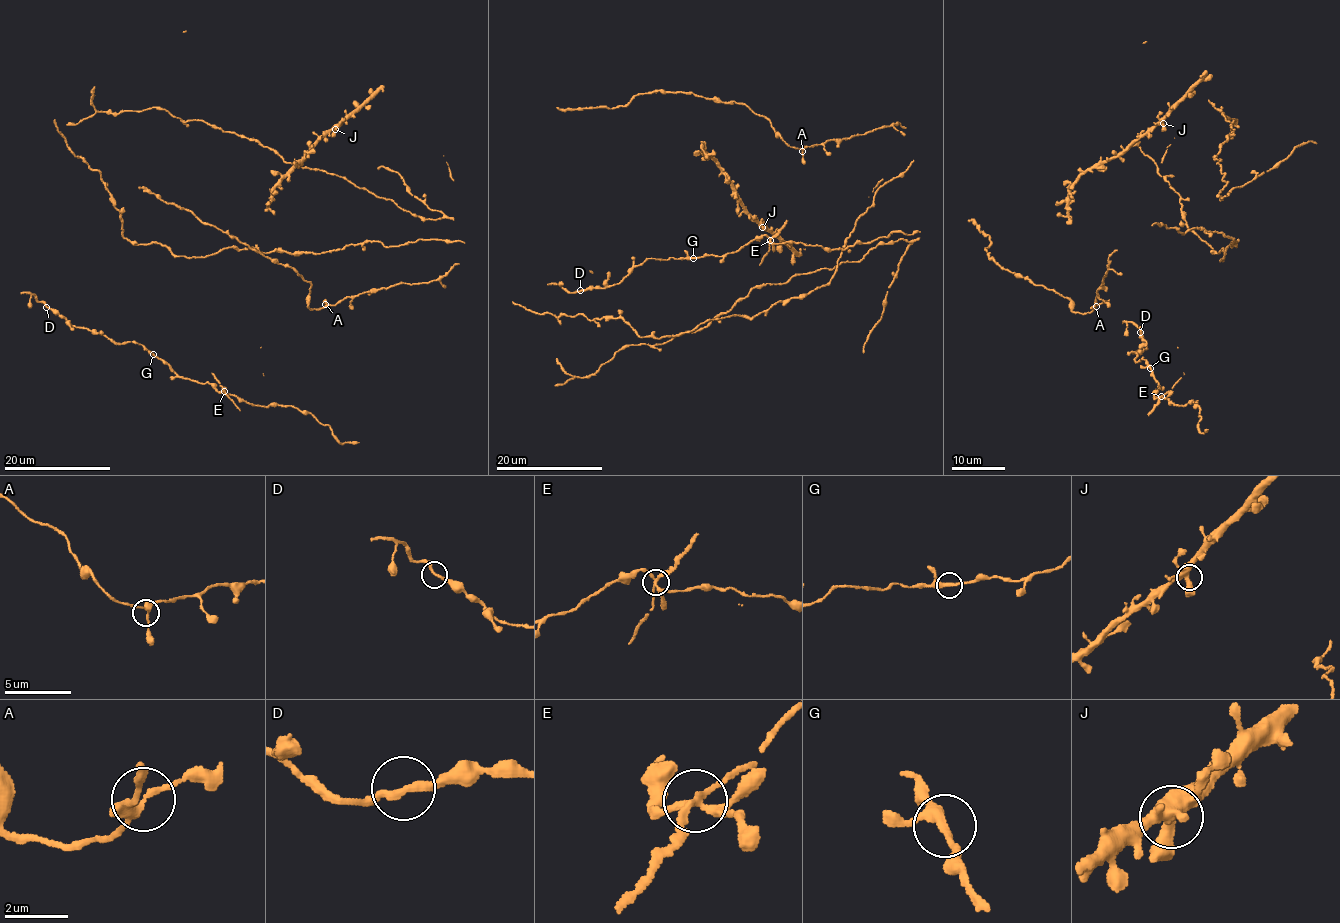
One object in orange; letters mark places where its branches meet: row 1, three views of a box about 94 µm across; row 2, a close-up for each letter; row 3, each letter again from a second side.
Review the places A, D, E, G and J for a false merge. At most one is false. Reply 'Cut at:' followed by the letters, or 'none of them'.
Cut at: E

